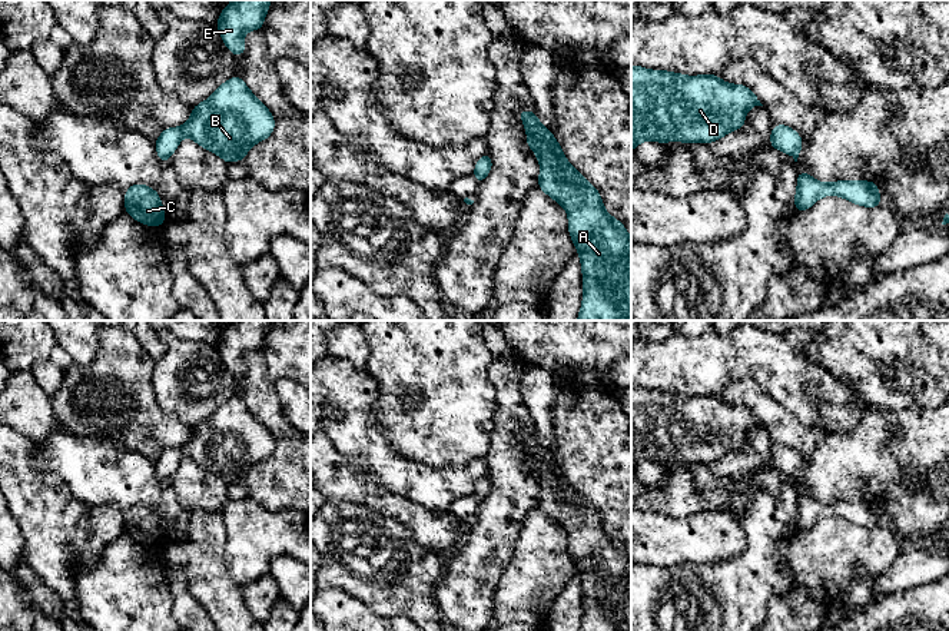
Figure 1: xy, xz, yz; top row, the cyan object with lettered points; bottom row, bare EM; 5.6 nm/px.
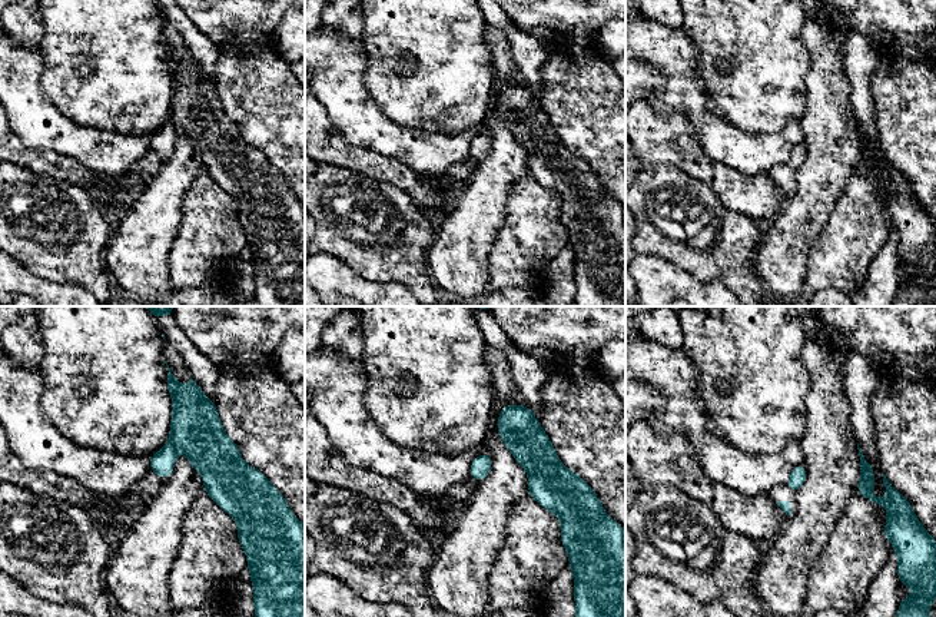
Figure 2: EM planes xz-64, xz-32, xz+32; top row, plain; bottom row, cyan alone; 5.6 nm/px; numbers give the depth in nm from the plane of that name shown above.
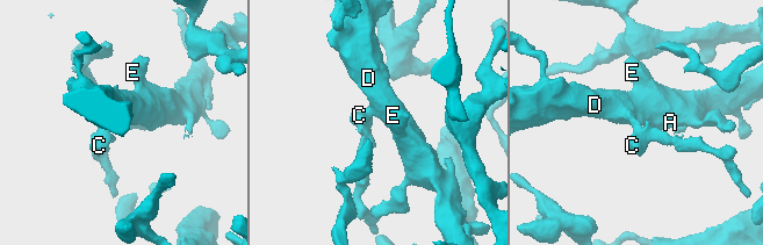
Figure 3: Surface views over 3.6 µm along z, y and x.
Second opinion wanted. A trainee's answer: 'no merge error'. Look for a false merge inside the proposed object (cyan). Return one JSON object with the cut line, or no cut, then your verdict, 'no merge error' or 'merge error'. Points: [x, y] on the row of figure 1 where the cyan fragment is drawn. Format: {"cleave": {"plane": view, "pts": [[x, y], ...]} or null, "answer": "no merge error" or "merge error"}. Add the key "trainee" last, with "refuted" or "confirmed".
{"cleave": null, "answer": "no merge error", "trainee": "confirmed"}

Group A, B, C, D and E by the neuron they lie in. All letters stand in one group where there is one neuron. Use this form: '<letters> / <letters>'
A B C D E

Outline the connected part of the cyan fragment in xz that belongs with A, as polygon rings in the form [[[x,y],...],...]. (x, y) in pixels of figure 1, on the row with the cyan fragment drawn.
[[[522,109],[518,114],[527,130],[527,145],[534,150],[541,166],[538,187],[568,213],[568,233],[577,248],[583,269],[583,306],[577,321],[631,321],[631,238],[626,226],[607,213],[598,190],[571,166],[555,136],[538,122],[535,112]]]

